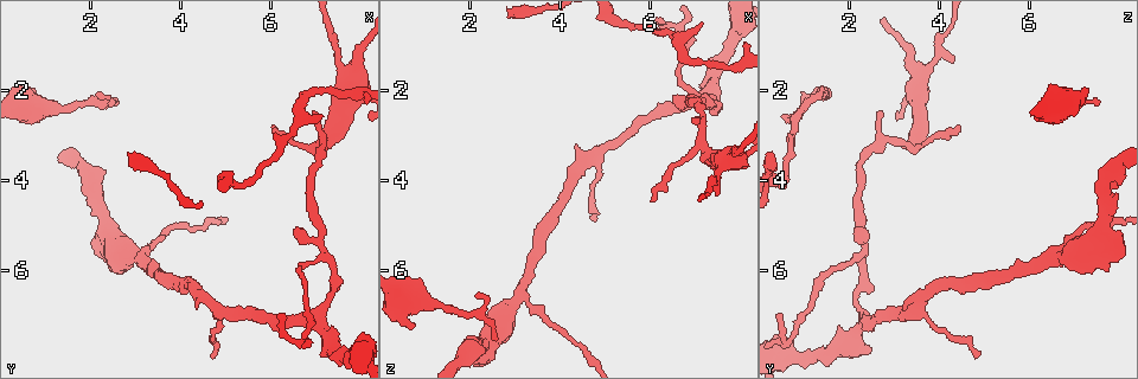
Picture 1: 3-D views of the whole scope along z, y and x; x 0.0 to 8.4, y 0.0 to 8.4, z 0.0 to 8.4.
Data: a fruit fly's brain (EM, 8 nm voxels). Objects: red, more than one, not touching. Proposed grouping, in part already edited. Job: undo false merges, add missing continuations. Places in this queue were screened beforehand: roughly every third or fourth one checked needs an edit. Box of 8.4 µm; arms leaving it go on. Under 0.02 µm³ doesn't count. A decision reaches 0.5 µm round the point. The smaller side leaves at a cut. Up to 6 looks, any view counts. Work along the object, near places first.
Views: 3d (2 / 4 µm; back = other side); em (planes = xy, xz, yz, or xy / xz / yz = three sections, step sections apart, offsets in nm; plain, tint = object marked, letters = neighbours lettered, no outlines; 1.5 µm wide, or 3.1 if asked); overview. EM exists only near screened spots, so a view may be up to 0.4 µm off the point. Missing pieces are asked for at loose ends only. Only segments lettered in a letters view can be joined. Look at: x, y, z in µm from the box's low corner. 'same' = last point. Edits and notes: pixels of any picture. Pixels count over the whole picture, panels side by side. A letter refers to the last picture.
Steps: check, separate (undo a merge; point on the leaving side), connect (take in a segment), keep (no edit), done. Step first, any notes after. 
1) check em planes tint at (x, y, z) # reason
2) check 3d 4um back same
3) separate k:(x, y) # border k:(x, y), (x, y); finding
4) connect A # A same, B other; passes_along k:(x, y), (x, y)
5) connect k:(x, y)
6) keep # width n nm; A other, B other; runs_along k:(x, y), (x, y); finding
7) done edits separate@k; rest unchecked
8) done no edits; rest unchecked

check 3d 4um at (2.55, 2.30, 7.60) # tapers out

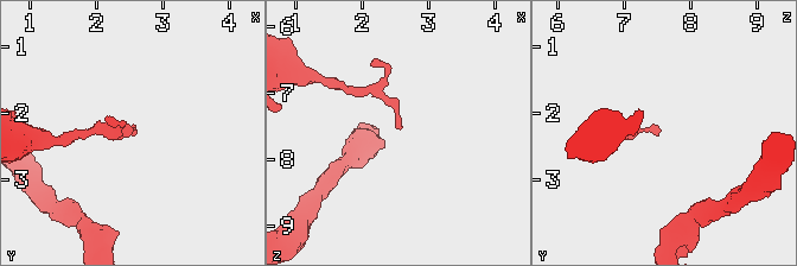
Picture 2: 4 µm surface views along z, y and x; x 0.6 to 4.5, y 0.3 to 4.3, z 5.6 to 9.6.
check em planes letters at (2.60, 2.25, 7.55) # now the EM

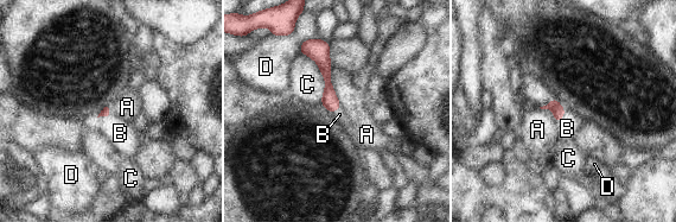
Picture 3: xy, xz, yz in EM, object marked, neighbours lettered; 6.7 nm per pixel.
connect B # A other, B same, C other, D other; passes_along 3:(554, 105), (563, 114), (567, 128); it goes on there

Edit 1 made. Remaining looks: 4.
check 3d 4um at (3.15, 5.80, 6.55)

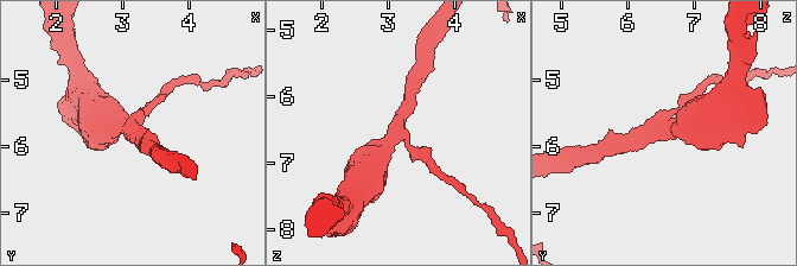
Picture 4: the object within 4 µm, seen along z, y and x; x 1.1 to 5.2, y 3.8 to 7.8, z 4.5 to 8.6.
check em planes letters at (3.15, 5.75, 6.50) # arms 3; now the EM

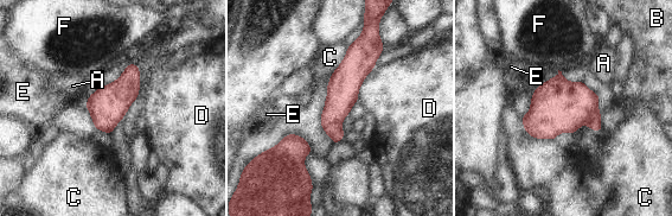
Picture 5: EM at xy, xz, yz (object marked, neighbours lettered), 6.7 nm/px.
keep # longest_contact C 280 nm; A other, B other, C other, D other, E other, F other; border 5:(375, 64), (364, 78), (357, 100); all the same neuron

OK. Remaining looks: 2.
check 3d 4um back at (7.15, 3.15, 3.15) # arms part here

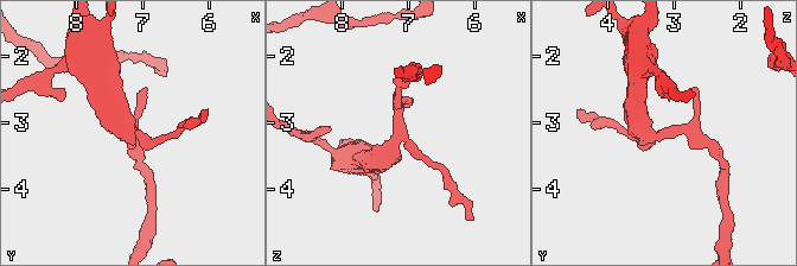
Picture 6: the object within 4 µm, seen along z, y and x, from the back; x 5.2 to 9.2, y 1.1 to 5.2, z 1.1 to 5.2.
check em planes letters at (7.15, 3.20, 3.20) # now the EM

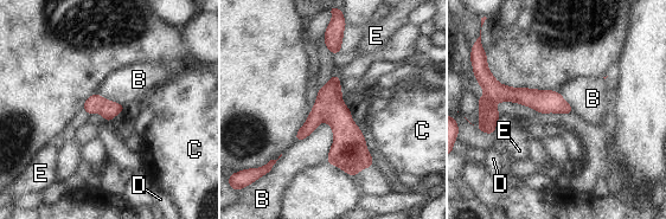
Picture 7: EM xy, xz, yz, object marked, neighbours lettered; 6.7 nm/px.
keep # B other, C other, D other, E other; runs_along 7:(334, 79), (353, 172); all the same neuron

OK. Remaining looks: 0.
done edits connect@3; rest unchecked

